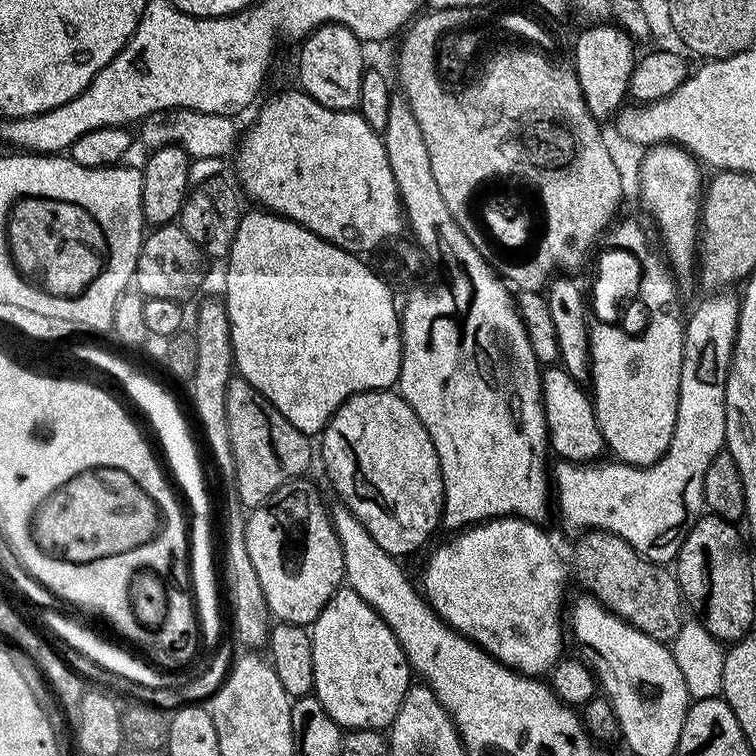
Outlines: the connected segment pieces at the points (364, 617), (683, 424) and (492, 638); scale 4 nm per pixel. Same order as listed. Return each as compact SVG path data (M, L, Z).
M342 586L330 602L326 602L318 618L310 625L310 631L314 646L314 694L322 702L326 714L330 714L330 718L334 718L334 722L344 730L387 729L399 714L414 679L406 654L398 638L394 638L390 626L386 626L384 619L354 589Z
M702 304L692 312L692 317L687 317L684 326L684 353L682 354L682 374L678 382L678 418L674 422L674 438L670 438L670 446L666 450L666 454L658 463L651 464L648 468L635 468L632 464L622 464L619 462L611 462L612 464L604 464L605 462L573 462L571 460L559 461L559 465L554 468L554 500L560 503L560 512L564 515L564 520L572 528L580 528L579 530L596 529L598 531L606 531L610 534L617 535L619 538L625 539L626 542L648 560L652 560L656 564L667 565L669 562L675 561L679 554L680 547L686 539L688 531L694 527L695 522L705 511L704 507L704 479L706 478L706 470L710 467L710 462L714 462L714 458L718 453L725 451L724 439L726 438L726 378L730 374L730 362L732 361L732 351L734 350L734 338L736 337L736 314L735 307L727 308L724 304Z
M513 515L501 516L494 520L483 521L475 526L465 527L453 535L456 536L453 540L448 540L445 544L440 544L433 550L432 557L424 564L424 573L420 576L420 582L418 580L426 603L432 607L437 616L443 619L448 627L467 636L470 640L475 640L489 656L493 656L501 664L507 664L515 668L517 672L523 672L525 676L533 678L544 674L540 672L551 673L565 655L564 628L560 625L560 603L564 600L564 560L556 553L551 538L540 527L539 523L522 520L520 517Z

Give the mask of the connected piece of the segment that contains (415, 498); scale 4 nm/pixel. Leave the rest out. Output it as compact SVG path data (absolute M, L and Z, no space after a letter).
M373 390L351 396L335 412L318 440L318 456L324 459L328 480L341 496L343 507L349 508L362 526L370 530L370 538L391 556L405 558L416 552L442 524L444 515L444 479L434 450L434 442L422 426L418 414L396 390Z

